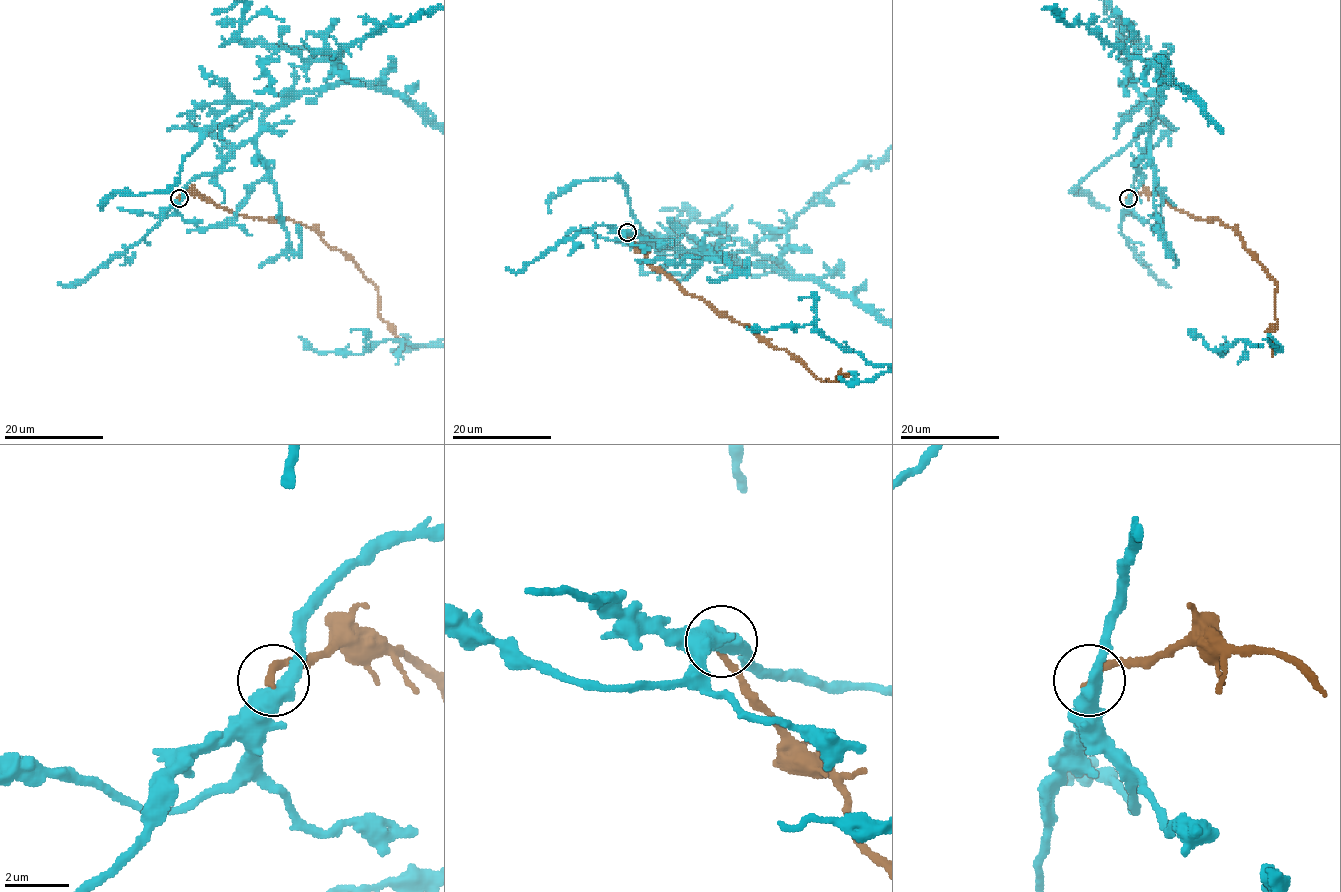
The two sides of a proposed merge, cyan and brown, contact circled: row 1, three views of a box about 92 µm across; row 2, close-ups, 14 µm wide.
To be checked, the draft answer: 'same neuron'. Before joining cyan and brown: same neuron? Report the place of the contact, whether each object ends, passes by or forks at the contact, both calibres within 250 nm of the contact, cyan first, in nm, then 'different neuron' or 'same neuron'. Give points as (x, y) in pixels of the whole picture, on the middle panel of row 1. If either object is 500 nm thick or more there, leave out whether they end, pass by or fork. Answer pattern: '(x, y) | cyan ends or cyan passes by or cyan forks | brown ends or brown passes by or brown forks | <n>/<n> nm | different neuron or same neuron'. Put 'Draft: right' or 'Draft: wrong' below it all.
(627, 232) | 500/240 nm | different neuron
Draft: wrong

